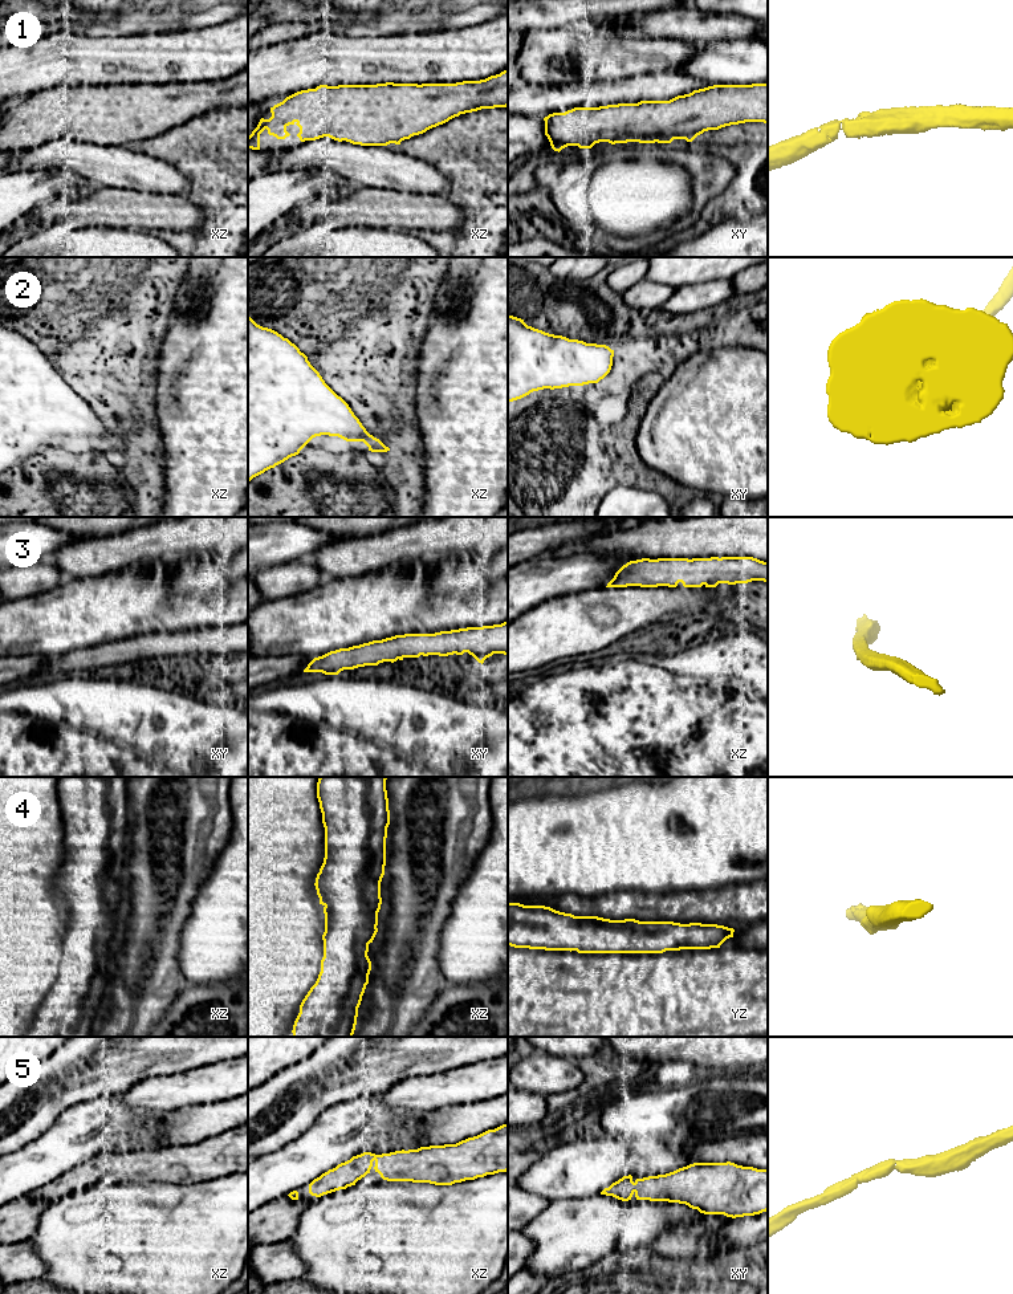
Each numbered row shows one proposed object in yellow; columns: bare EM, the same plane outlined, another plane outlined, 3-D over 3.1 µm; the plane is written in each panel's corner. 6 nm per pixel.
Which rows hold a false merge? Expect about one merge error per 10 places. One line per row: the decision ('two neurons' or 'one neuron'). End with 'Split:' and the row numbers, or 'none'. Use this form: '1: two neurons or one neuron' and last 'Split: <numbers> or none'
1: one neuron
2: one neuron
3: one neuron
4: one neuron
5: one neuron
Split: none

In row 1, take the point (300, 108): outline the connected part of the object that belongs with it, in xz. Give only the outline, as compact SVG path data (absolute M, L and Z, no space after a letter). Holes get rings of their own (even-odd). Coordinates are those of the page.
M508 70L491 76L480 81L463 81L456 84L377 84L377 85L320 85L316 89L297 91L286 97L282 102L270 107L272 117L261 118L257 127L248 137L248 148L260 150L260 134L267 129L269 135L285 139L290 134L286 131L289 125L297 125L301 142L316 141L329 137L334 141L350 142L361 146L387 146L400 145L402 141L448 122L460 114L477 111L481 109L495 109L508 106Z

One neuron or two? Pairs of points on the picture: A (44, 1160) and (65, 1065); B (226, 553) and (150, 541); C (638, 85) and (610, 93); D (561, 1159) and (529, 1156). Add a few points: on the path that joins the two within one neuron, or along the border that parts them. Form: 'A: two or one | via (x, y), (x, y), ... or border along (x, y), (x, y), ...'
A: two | border along (77, 1105), (65, 1109), (40, 1135), (28, 1143)
B: one | via (207, 541), (169, 541)
C: one | via (631, 90), (617, 92)
D: two | border along (542, 1155), (521, 1175)

